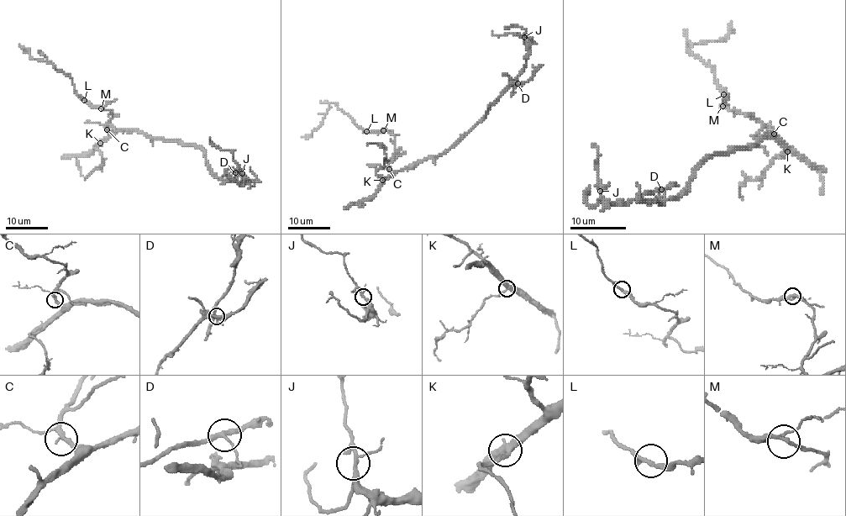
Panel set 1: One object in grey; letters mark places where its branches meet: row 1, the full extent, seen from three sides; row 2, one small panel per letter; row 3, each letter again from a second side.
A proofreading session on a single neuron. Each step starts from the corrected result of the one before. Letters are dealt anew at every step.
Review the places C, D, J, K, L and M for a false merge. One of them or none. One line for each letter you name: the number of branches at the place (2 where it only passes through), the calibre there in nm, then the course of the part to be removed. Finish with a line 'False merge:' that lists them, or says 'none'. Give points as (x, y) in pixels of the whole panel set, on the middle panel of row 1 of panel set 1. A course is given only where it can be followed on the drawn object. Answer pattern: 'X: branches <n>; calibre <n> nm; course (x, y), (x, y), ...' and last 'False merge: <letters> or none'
D: branches 3; calibre 240 nm; course (517, 83), (518, 75), (528, 57), (529, 41), (515, 34), (494, 35), (491, 31)
False merge: D

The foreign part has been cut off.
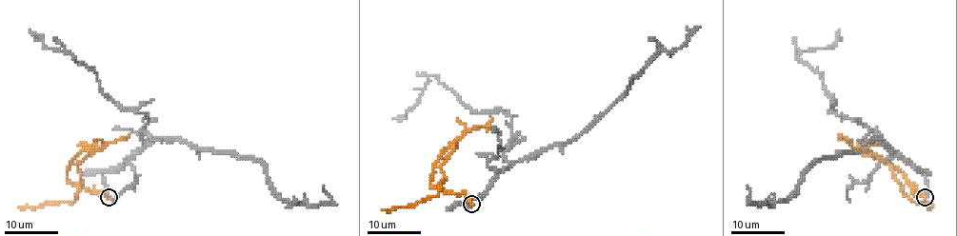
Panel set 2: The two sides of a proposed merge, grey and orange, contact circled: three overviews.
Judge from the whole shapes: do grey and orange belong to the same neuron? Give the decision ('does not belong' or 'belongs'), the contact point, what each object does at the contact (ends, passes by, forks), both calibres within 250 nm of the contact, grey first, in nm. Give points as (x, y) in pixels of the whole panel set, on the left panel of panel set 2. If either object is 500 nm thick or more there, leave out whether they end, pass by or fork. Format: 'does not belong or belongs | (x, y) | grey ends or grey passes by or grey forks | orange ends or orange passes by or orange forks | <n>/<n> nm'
does not belong | (109, 197) | grey ends | orange ends | 190/280 nm

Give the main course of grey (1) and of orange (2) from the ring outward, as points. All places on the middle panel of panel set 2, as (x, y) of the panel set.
1: (471, 204), (465, 203), (518, 161), (581, 135), (660, 51), (676, 50), (686, 42), (693, 29), (686, 28)
2: (471, 204), (430, 185), (433, 165), (452, 145), (436, 195), (389, 213)

